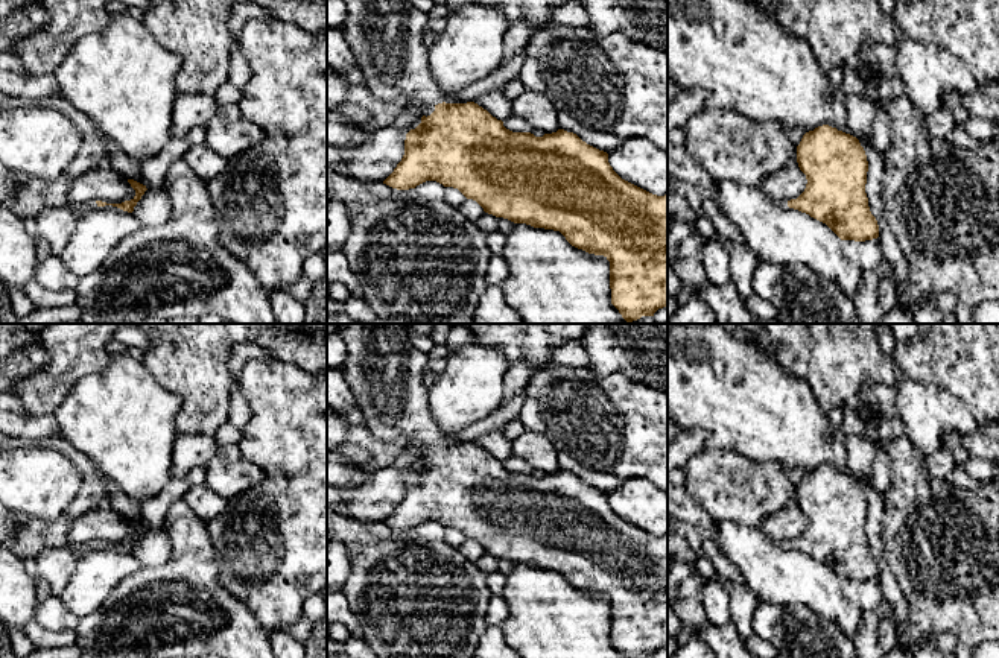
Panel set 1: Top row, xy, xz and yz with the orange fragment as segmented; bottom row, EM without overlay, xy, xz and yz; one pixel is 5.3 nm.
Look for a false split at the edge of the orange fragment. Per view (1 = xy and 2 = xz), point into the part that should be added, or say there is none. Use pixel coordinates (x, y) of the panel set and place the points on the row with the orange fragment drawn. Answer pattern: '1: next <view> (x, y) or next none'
1: next xy (57, 225)
2: next xz (385, 37)

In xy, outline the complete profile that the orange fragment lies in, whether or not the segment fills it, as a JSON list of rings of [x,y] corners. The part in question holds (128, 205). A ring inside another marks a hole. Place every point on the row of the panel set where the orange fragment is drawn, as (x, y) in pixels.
[[[128,179],[128,182],[135,190],[135,196],[131,201],[125,201],[122,204],[94,201],[82,204],[65,204],[58,208],[50,207],[40,210],[35,216],[35,220],[38,223],[41,239],[50,246],[52,254],[59,255],[64,251],[78,220],[84,217],[91,208],[113,205],[123,211],[132,213],[134,207],[147,188],[134,179]]]

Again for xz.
[[[345,0],[345,5],[347,17],[341,30],[371,94],[383,100],[404,97],[409,106],[435,106],[430,115],[423,115],[421,123],[406,134],[404,155],[383,184],[409,190],[436,181],[458,188],[488,214],[560,231],[572,246],[604,255],[610,261],[611,304],[628,324],[668,307],[668,195],[657,196],[622,179],[610,166],[607,152],[587,144],[573,132],[558,129],[543,137],[512,132],[474,102],[446,103],[429,71],[429,50],[423,44],[429,15],[415,8],[412,0]]]

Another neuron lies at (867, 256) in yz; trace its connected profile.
[[[877,239],[865,242],[842,240],[841,252],[861,270],[876,270],[885,258]]]

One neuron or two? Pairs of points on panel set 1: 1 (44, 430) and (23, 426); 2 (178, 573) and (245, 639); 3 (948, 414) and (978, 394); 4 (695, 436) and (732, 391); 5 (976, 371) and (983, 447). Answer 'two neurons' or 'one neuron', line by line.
1: one neuron
2: one neuron
3: two neurons
4: two neurons
5: two neurons

